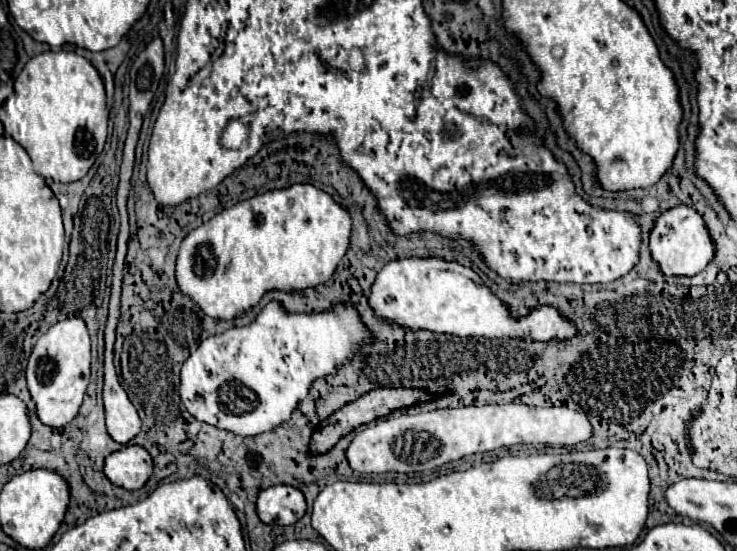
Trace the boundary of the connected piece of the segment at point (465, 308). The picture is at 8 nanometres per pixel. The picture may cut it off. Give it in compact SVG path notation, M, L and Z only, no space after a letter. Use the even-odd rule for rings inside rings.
M408 257L408 259L396 259L390 261L378 275L376 281L370 289L368 297L370 307L374 313L384 319L388 325L400 325L412 331L426 329L434 333L448 333L448 335L460 335L460 337L522 337L522 339L534 339L534 341L548 341L548 339L568 339L574 335L572 323L562 319L554 307L542 305L536 311L532 311L528 317L522 319L512 319L506 311L506 307L500 303L500 299L482 283L482 279L472 271L466 269L458 263L446 263L442 259L418 259L418 257Z

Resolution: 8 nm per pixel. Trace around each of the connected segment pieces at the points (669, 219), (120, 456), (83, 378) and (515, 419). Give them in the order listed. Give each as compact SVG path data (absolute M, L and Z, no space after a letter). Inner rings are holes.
M678 205L658 215L650 231L648 249L652 261L658 263L662 275L688 275L688 277L702 271L716 253L716 247L708 235L704 219L688 205Z
M128 445L106 457L104 475L122 489L140 489L152 475L152 457L144 447Z
M68 317L58 321L42 335L28 359L26 381L32 401L36 403L36 415L44 425L60 429L68 425L82 405L90 379L90 335L82 319Z
M482 405L458 409L434 409L418 415L388 415L376 423L364 425L346 449L346 459L360 473L412 473L440 467L464 455L494 451L518 443L542 443L571 448L588 441L592 425L586 415L566 407L530 407L530 405Z

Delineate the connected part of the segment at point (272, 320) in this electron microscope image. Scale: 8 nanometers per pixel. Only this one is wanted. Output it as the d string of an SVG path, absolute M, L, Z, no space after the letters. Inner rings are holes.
M270 301L248 327L234 327L200 343L200 347L182 365L180 399L186 411L202 423L242 437L260 435L290 419L294 407L306 397L314 379L334 373L340 363L350 359L356 349L362 349L364 343L370 343L372 339L372 333L362 325L350 305L336 305L332 311L320 315L300 315L286 313L280 303Z

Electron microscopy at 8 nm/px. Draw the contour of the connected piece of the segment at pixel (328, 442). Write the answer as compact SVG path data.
M374 389L374 391L368 391L368 393L362 395L360 399L352 401L352 403L346 403L342 409L334 411L328 419L324 419L324 421L316 427L316 431L314 431L312 439L310 439L310 453L312 453L312 455L326 453L326 451L330 451L330 449L338 443L340 437L348 435L350 431L358 429L360 425L370 423L372 419L384 417L384 415L392 413L394 409L410 407L410 405L414 405L414 403L418 403L418 401L426 401L426 399L430 399L430 395L424 393L424 391L420 391L420 389Z

